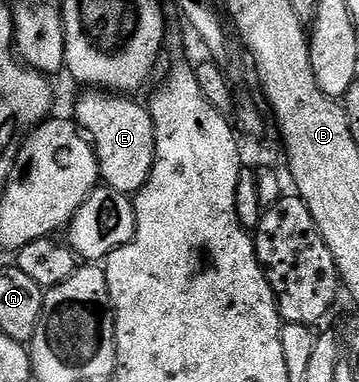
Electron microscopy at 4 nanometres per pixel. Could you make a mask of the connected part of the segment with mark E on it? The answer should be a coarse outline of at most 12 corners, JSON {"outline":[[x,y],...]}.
{"outline":[[89,88],[75,121],[100,181],[136,196],[155,160],[153,117],[133,96]]}

